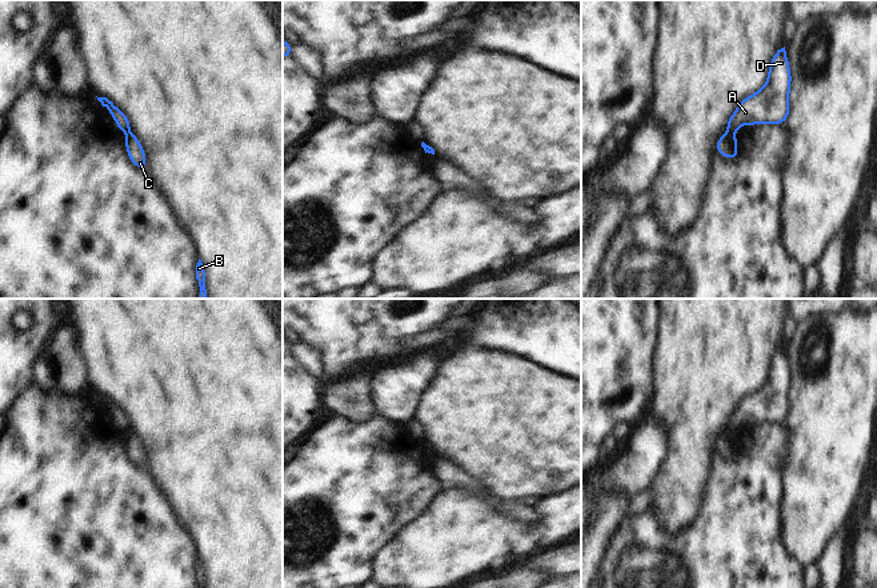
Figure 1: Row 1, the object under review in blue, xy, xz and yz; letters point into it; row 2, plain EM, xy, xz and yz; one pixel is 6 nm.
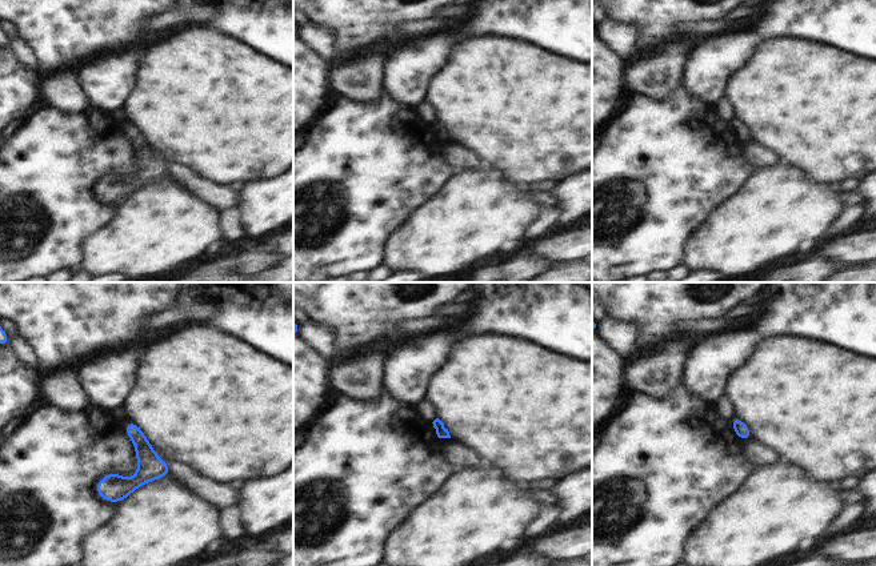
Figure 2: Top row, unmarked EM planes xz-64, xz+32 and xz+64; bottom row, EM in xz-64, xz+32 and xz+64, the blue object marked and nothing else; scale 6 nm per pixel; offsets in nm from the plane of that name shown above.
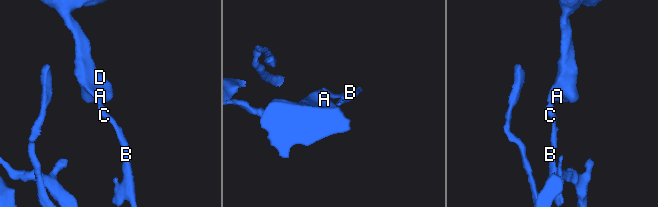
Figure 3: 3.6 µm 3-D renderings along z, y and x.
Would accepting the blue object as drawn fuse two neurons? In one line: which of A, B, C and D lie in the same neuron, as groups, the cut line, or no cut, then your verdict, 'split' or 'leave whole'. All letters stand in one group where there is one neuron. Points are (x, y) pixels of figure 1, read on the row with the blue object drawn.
groups A D / B C; cut yz (728, 131), (733, 132); split

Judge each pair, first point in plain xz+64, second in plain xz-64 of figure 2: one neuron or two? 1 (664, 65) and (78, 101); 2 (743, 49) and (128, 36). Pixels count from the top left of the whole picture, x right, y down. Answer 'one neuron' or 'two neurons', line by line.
1: one neuron
2: two neurons

